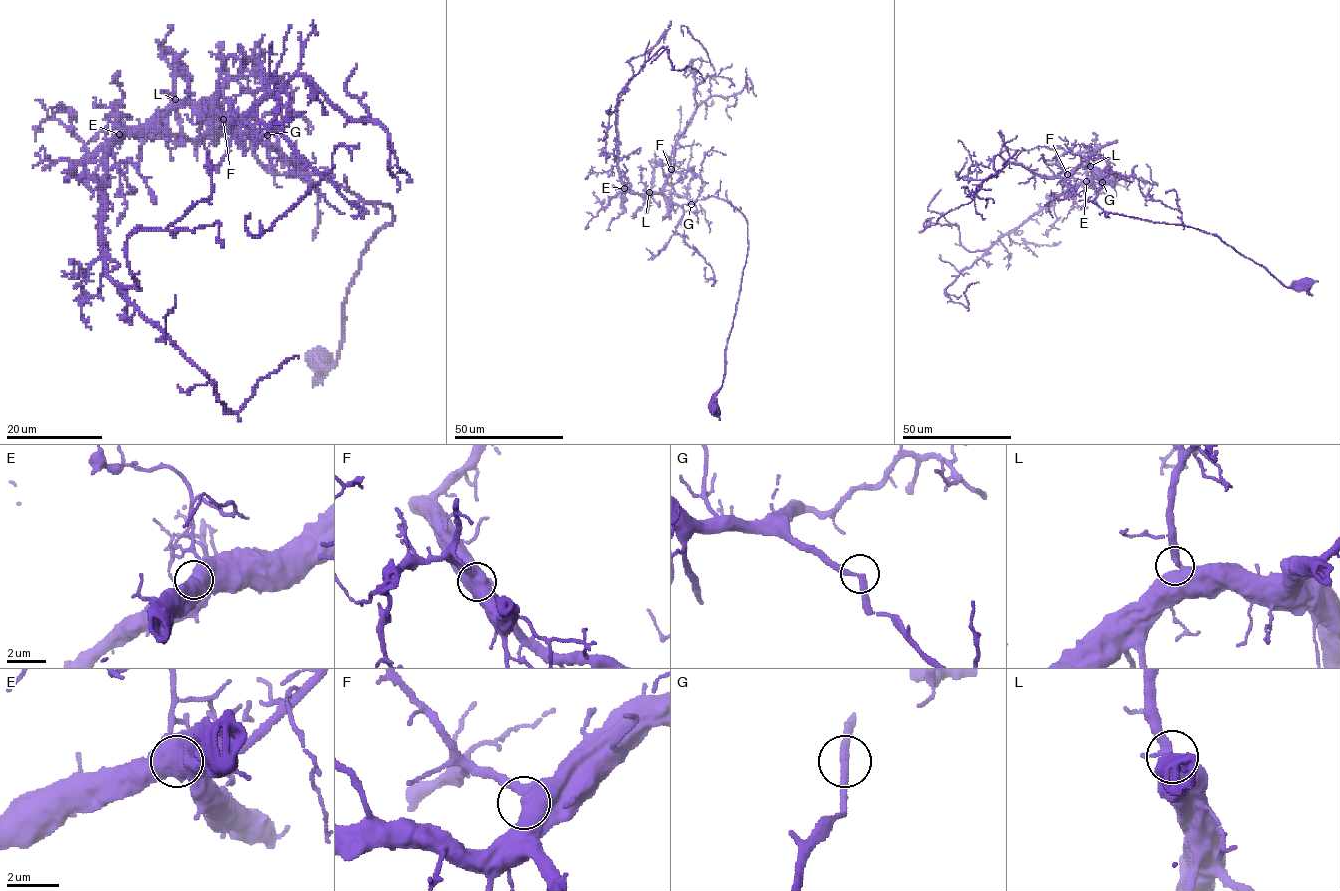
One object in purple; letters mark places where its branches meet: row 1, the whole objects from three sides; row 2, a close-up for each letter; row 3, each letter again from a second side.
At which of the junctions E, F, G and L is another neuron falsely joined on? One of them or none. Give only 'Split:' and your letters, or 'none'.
Split: none

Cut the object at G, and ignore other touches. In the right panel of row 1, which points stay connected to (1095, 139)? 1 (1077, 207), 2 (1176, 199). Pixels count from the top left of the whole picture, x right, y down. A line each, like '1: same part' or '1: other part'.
1: same part
2: same part

